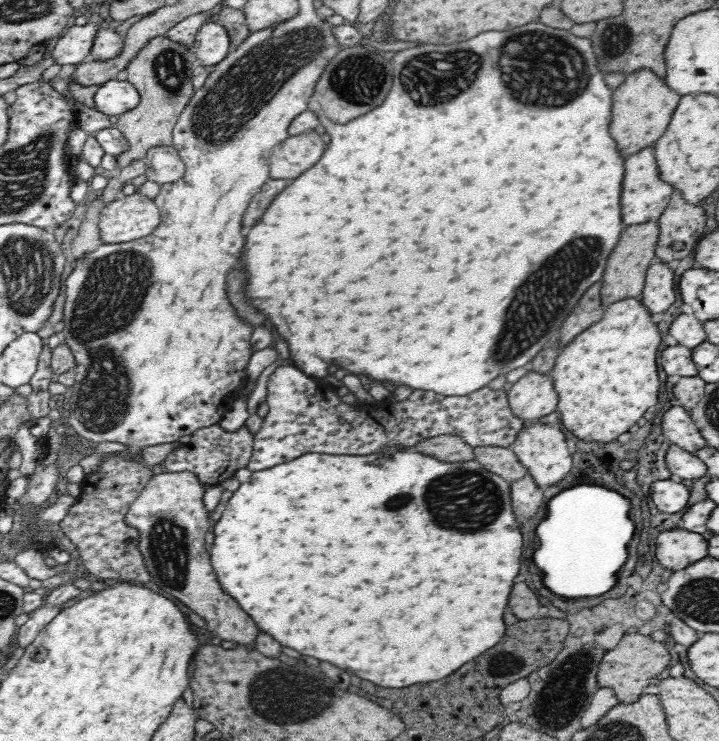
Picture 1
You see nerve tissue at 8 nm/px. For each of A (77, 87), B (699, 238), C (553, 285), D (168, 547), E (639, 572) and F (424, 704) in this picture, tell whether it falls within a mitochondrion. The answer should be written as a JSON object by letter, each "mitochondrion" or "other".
{"A":"other","B":"other","C":"mitochondrion","D":"mitochondrion","E":"other","F":"other"}

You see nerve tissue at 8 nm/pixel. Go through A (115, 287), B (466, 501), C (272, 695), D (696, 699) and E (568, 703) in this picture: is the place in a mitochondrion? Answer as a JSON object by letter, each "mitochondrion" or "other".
{"A":"mitochondrion","B":"mitochondrion","C":"mitochondrion","D":"other","E":"mitochondrion"}

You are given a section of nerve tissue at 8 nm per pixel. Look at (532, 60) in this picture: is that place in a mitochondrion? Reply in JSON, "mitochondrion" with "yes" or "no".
{"mitochondrion":"yes"}

